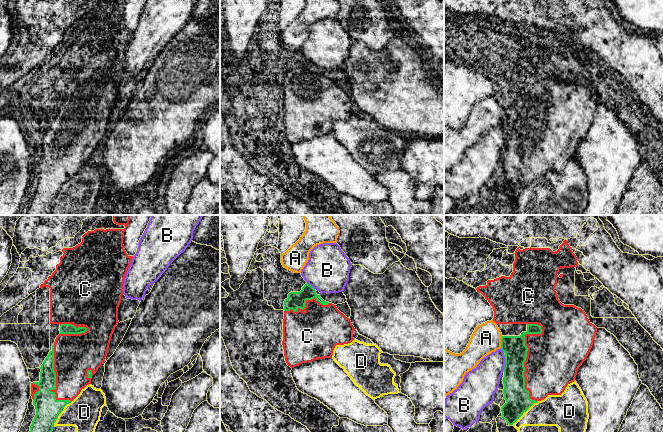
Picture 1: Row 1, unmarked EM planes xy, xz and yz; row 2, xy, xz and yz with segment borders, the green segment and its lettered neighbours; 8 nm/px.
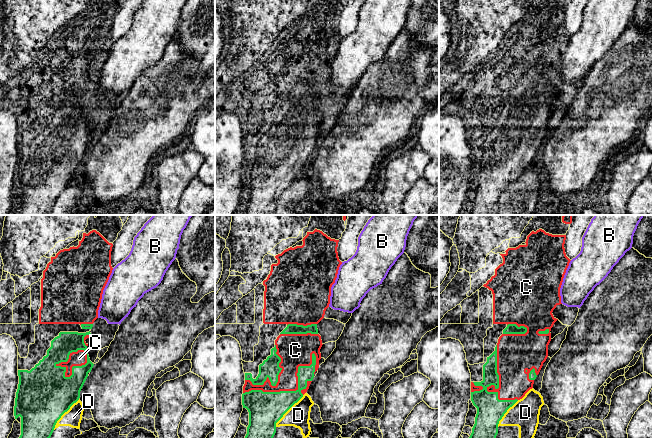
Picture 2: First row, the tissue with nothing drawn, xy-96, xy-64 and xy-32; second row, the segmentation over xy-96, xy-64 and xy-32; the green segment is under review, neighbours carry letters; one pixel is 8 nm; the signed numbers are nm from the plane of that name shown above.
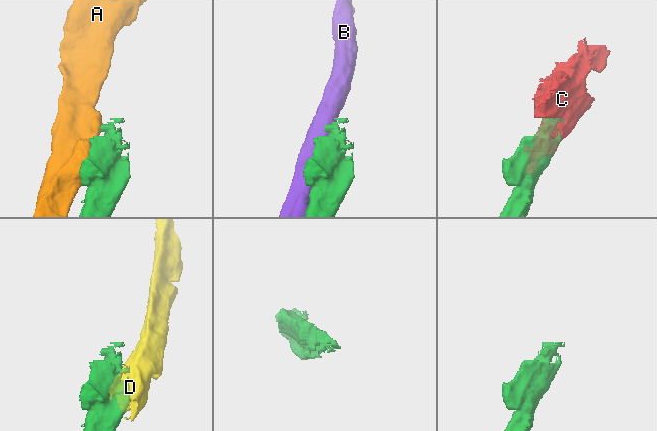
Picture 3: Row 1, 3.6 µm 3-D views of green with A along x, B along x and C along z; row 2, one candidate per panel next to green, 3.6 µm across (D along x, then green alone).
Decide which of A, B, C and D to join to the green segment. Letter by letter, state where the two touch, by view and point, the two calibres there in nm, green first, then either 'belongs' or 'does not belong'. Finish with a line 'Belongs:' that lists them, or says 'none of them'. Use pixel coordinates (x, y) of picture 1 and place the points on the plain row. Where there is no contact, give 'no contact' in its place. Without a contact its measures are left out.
A: yz (501, 118) | 180/240 nm | does not belong
B: yz (505, 139) | 180/260 nm | does not belong
C: yz (526, 129) | 180/440 nm | belongs
D: xy (60, 188) | 190/260 nm | does not belong
Belongs: C

